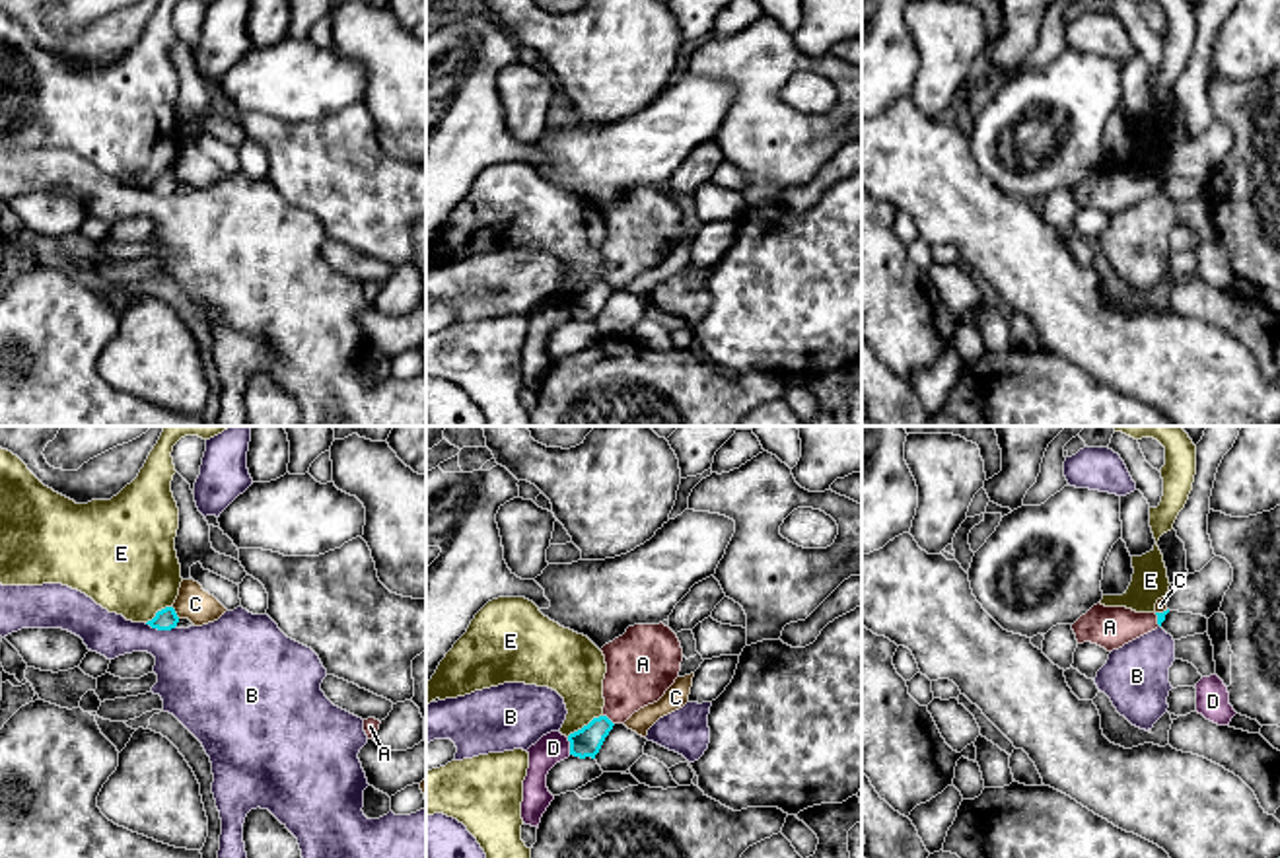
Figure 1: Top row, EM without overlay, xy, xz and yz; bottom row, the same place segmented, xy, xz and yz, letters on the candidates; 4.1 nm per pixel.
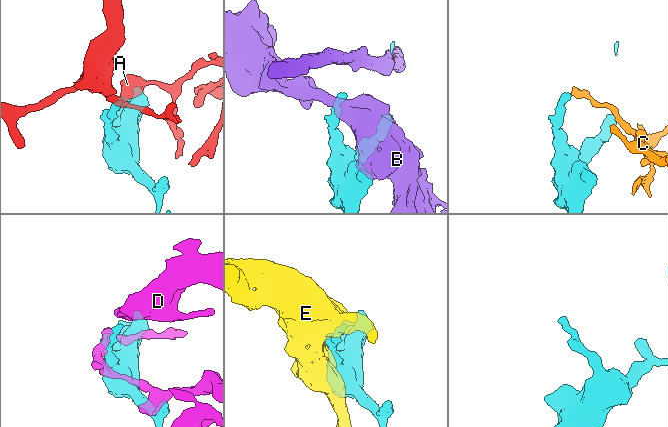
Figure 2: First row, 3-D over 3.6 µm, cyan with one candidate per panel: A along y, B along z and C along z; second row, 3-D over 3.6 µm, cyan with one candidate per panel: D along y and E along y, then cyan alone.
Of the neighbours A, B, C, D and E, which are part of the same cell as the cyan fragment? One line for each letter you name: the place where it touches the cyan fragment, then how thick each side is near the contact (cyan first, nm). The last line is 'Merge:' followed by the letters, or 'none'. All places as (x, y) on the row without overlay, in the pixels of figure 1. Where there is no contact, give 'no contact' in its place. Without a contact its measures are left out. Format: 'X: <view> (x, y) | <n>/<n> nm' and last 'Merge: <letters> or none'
Merge: none

